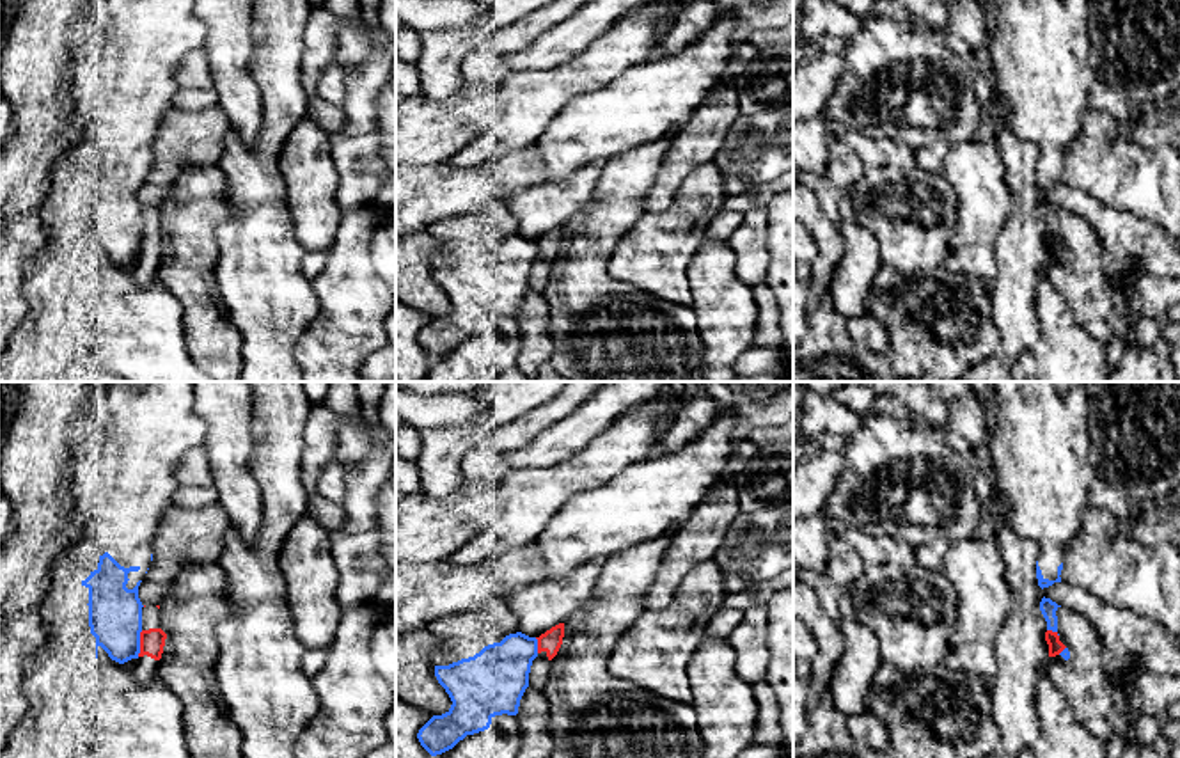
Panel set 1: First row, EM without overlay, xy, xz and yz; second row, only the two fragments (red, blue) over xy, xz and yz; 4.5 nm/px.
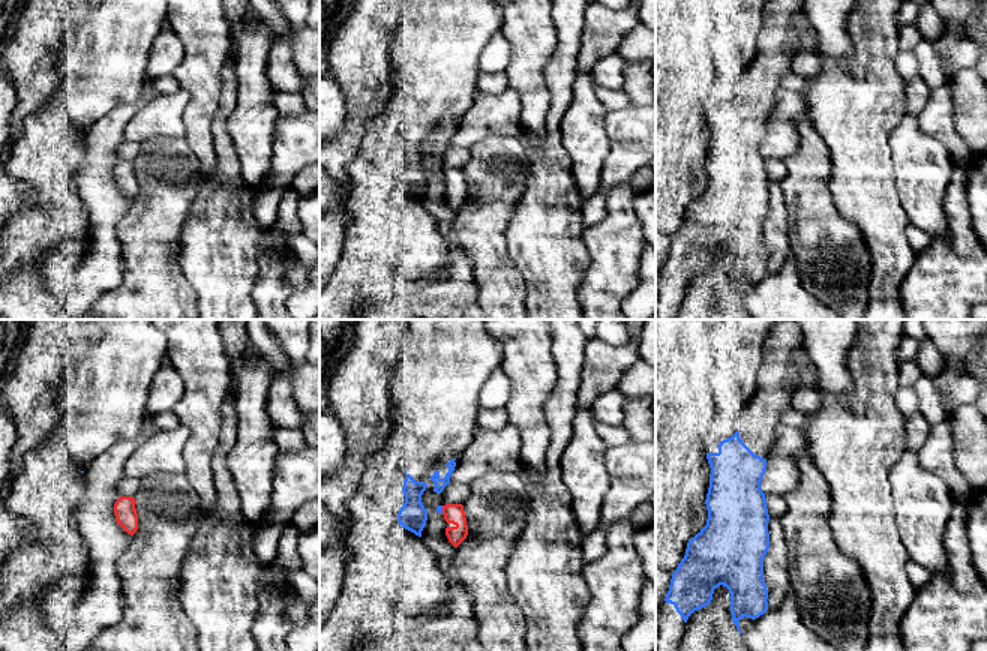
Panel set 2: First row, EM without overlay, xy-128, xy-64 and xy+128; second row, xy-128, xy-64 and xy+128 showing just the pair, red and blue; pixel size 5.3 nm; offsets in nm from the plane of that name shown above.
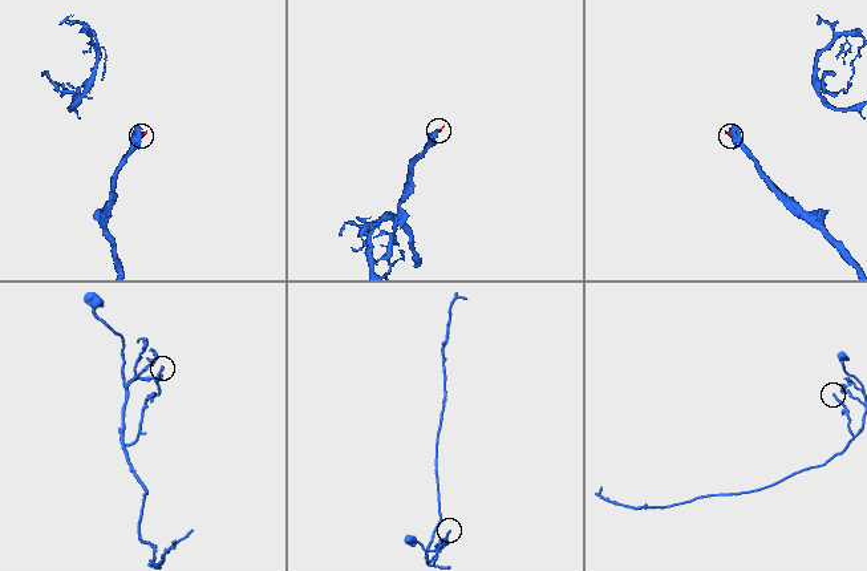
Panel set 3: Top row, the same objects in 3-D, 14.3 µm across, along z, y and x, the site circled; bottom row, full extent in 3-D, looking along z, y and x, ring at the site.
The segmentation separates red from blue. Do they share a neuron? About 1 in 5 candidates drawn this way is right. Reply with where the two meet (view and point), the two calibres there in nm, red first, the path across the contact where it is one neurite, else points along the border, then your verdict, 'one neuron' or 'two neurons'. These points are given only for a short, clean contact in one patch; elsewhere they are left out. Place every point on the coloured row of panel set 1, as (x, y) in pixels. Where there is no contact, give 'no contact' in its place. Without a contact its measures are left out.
meets red in xy at (141, 643); 110 nm thick on the red side, 240 nm on the other; border along xy (142, 631), (137, 655); two neurons

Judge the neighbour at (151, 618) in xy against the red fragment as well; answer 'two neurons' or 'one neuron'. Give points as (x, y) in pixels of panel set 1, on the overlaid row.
one neuron

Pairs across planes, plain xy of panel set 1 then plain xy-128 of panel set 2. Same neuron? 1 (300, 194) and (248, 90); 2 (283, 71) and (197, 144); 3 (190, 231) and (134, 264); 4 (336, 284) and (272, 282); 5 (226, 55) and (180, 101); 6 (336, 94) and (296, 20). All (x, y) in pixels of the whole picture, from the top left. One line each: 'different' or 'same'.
1: same
2: different
3: same
4: same
5: different
6: same

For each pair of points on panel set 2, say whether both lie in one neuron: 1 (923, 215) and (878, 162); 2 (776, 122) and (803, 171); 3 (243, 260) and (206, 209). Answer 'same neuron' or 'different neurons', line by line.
1: different neurons
2: different neurons
3: same neuron

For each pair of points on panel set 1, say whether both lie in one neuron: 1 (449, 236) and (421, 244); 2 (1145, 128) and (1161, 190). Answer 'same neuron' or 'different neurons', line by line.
1: different neurons
2: different neurons

